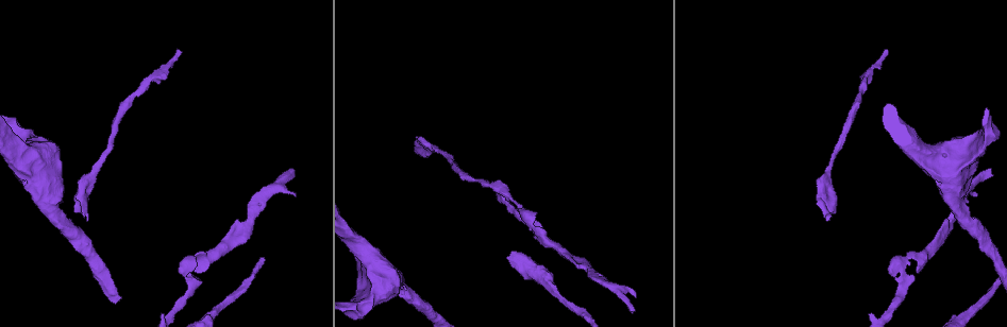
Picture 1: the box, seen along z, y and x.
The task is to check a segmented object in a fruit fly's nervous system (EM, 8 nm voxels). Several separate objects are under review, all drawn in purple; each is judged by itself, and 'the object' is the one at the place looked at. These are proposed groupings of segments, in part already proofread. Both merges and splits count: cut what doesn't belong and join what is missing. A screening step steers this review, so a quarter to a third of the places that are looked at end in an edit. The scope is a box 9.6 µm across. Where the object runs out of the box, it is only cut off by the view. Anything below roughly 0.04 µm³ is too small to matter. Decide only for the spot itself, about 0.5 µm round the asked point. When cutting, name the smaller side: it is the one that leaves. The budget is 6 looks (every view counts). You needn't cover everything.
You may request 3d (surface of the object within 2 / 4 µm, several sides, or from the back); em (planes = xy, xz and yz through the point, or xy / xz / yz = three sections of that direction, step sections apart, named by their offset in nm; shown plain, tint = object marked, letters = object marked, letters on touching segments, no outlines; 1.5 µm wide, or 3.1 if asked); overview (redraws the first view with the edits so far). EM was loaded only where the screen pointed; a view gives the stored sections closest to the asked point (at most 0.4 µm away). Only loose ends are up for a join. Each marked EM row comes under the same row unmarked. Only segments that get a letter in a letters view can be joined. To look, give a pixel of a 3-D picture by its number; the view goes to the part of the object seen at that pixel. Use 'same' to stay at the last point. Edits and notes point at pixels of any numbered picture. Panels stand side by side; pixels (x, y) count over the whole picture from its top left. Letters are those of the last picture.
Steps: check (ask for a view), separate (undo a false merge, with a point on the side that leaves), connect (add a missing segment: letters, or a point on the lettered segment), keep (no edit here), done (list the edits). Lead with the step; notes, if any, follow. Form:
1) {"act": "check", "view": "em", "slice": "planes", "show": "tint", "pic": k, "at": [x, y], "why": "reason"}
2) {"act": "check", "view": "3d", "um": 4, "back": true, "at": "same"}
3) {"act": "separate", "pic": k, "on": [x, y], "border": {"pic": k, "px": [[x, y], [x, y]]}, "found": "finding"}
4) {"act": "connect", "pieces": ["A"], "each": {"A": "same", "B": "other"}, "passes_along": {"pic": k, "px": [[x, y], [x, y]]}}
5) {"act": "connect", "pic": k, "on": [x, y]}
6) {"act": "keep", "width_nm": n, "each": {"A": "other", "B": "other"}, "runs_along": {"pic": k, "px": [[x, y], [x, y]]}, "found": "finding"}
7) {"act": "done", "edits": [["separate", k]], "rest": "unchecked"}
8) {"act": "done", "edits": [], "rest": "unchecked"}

{"act": "check", "view": "3d", "um": 2, "pic": 1, "at": [825, 219], "why": "free end"}

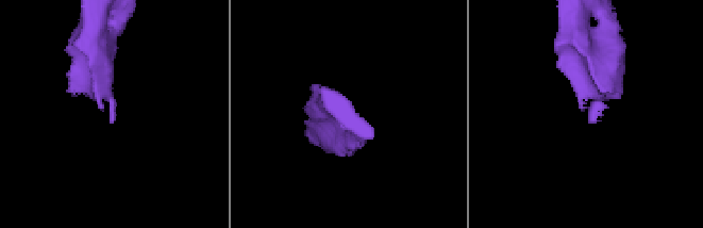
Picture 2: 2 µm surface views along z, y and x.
{"act": "check", "view": "em", "slice": "xy", "step": 8, "show": "tint", "pic": 2, "at": [113, 116], "why": "need the tissue"}

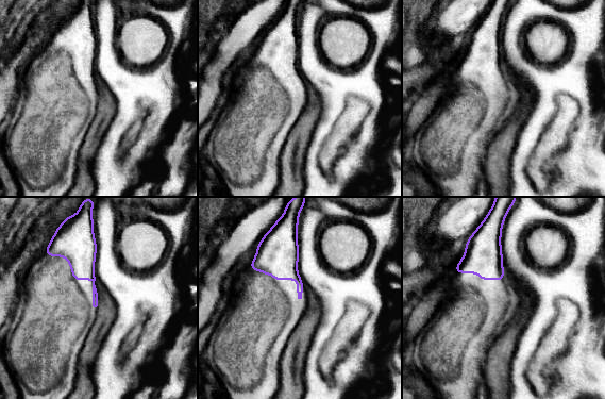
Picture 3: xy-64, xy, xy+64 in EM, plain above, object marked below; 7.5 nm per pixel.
{"act": "check", "view": "em", "slice": "xy", "step": 8, "show": "letters", "at": "same"}

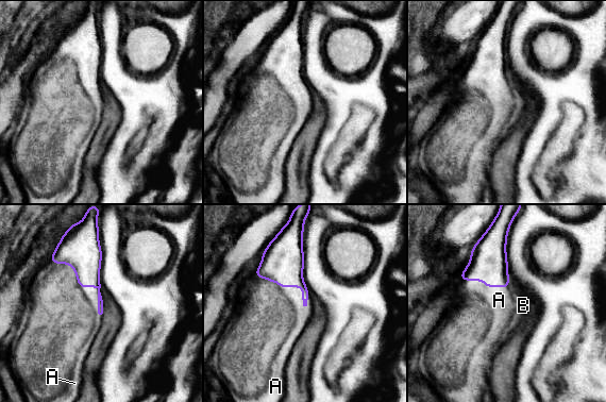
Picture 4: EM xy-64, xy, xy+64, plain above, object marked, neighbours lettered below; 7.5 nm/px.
{"act": "connect", "pieces": ["A"], "each": {"A": "same", "B": "other"}, "passes_along": {"pic": 4, "px": [[283, 260], [301, 287], [302, 314]]}, "found": "it goes on there"}

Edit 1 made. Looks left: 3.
{"act": "check", "view": "em", "slice": "xz", "step": 4, "show": "tint", "pic": 1, "at": [136, 92]}

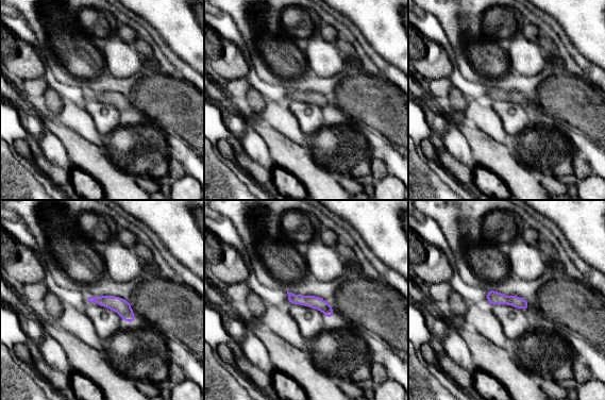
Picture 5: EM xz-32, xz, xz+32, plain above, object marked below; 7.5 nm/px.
{"act": "check", "view": "em", "slice": "xz", "step": 4, "show": "letters", "at": "same", "why": "see the neighbours"}

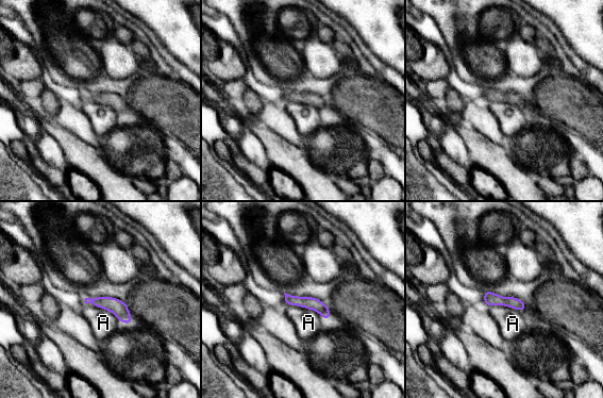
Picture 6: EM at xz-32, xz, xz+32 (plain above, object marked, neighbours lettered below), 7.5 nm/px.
{"act": "keep", "each": {"A": "other"}, "found": "one neuron here"}

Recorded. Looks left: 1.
{"act": "check", "view": "em", "slice": "planes", "show": "letters", "pic": 1, "at": [291, 169], "why": "free end"}

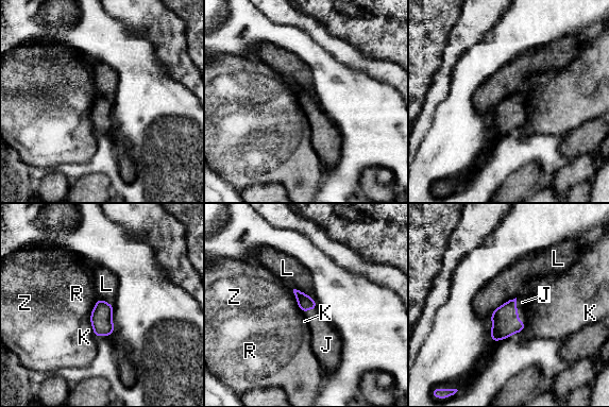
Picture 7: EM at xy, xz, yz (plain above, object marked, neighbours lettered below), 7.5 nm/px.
{"act": "connect", "pieces": ["J"], "width_nm": 120, "each": {"J": "same", "K": "other", "L": "other", "R": "other", "Z": "other"}, "found": "it goes on there"}

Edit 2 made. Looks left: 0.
{"act": "done", "edits": [["connect", 4], ["connect", 7]], "rest": "unchecked"}

